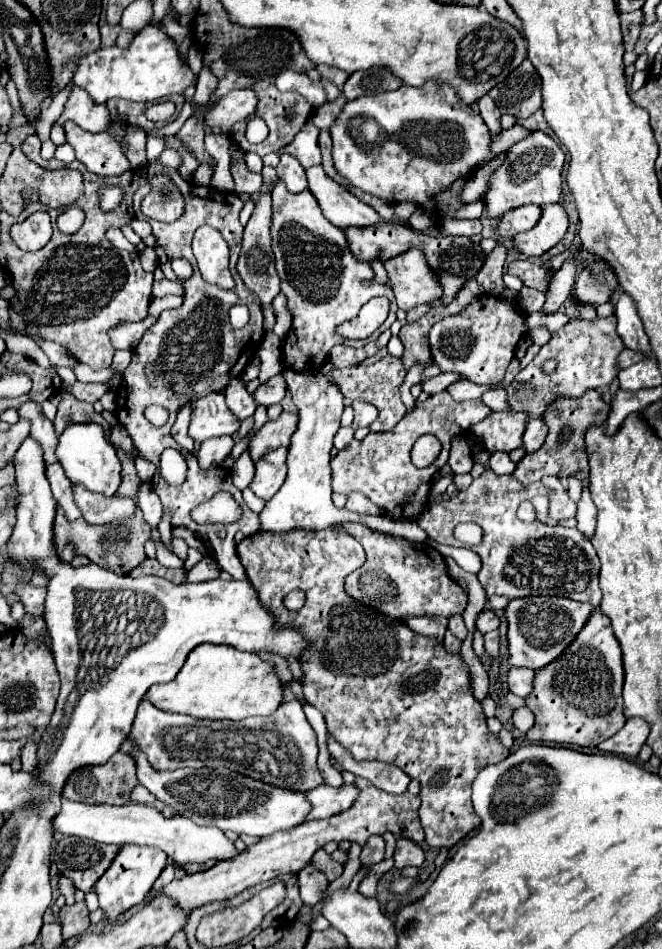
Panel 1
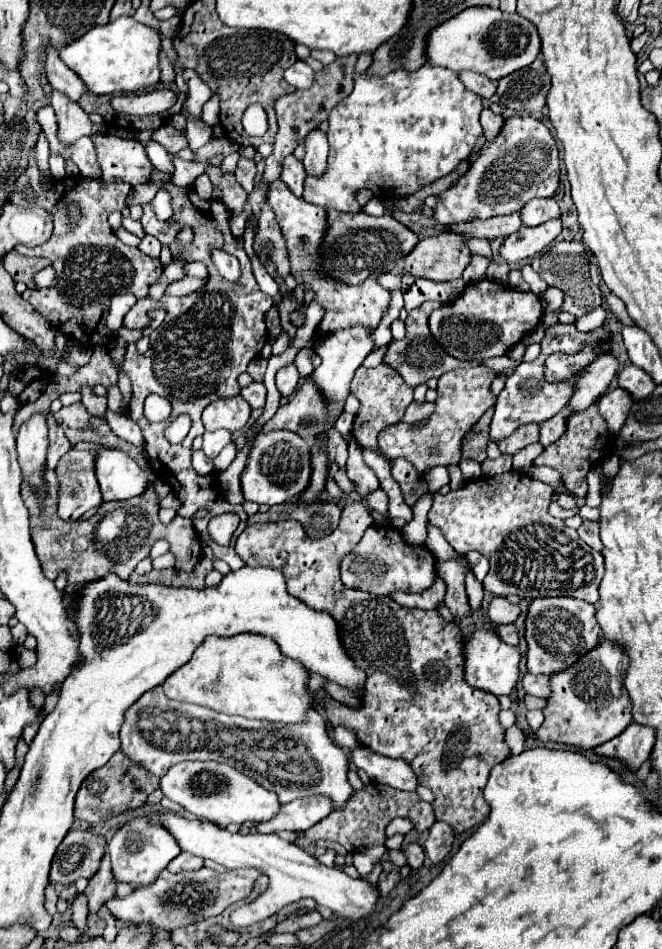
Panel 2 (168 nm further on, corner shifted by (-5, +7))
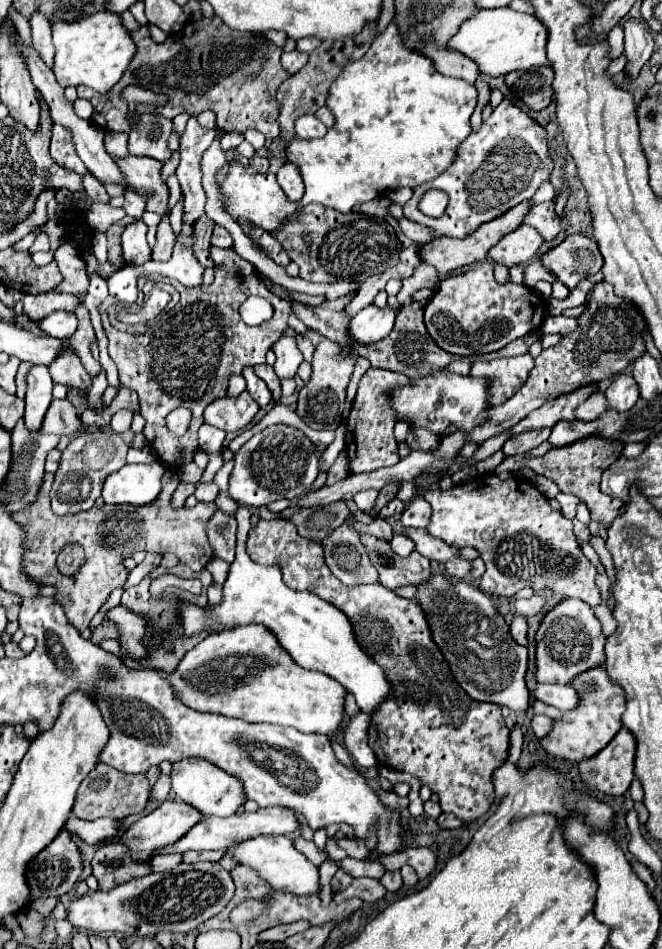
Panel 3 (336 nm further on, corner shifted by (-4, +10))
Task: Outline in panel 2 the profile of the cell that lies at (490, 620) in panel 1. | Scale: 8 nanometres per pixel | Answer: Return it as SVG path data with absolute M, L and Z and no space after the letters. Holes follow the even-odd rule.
M493 598L487 610L487 616L493 624L511 624L519 616L519 606L509 604L505 598Z

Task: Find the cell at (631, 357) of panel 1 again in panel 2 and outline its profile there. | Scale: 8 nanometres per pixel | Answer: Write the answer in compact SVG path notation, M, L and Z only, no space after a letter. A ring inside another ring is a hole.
M601 354L595 362L591 362L581 378L577 380L577 390L567 406L569 412L579 412L589 408L593 402L597 402L597 398L607 390L609 382L615 378L617 374L617 366L619 360L615 354Z

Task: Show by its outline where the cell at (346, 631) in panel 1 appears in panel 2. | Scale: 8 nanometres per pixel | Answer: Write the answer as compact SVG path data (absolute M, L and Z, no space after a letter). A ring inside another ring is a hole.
M361 502L347 504L341 512L339 526L323 536L309 538L301 522L263 522L247 526L237 542L235 550L245 560L247 566L263 566L281 570L287 582L287 592L301 600L303 604L327 612L337 622L339 638L349 658L359 670L367 674L363 684L363 694L359 706L345 706L335 698L323 698L325 714L333 726L345 726L355 732L361 746L389 756L403 758L411 764L421 786L429 788L435 796L433 810L439 822L447 822L455 834L461 834L489 816L489 804L483 800L483 788L489 778L489 770L509 756L509 746L505 742L505 730L497 720L499 702L493 694L477 690L465 682L465 654L461 654L463 632L455 622L445 622L439 612L433 610L405 610L387 596L373 596L361 590L351 590L343 586L339 578L339 564L349 550L363 538L363 532L373 526L373 516L369 508Z

